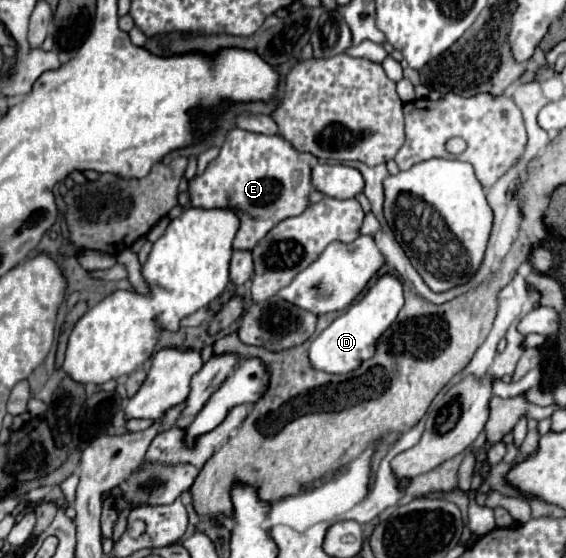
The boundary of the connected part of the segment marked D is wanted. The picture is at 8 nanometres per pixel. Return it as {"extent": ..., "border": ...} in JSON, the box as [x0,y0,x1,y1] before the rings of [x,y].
{"extent":[309,274,403,374],"border":[[[385,274],[381,276],[371,290],[357,302],[353,302],[345,314],[333,320],[333,324],[323,330],[309,348],[309,360],[313,368],[325,370],[331,374],[347,374],[355,370],[361,360],[367,360],[373,356],[373,346],[377,338],[389,328],[389,324],[397,318],[397,312],[403,306],[403,286],[397,278]]]}

